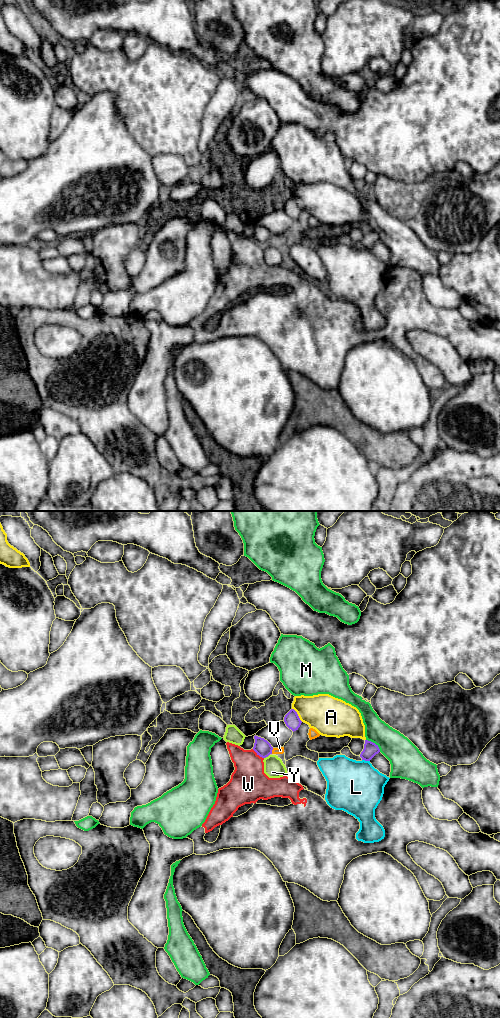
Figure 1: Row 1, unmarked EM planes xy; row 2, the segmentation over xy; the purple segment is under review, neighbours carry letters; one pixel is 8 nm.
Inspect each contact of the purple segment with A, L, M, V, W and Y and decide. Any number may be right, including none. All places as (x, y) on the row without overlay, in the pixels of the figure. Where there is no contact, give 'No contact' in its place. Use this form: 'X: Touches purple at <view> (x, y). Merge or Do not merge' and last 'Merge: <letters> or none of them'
A: Touches purple at xy (297, 203). Do not merge
L: Touches purple at xy (366, 248). Do not merge
M: Touches purple at xy (374, 231). Do not merge
V: Touches purple at xy (271, 239). Do not merge
W: Touches purple at xy (258, 242). Do not merge
Y: Touches purple at xy (266, 244). Do not merge
Merge: none of them

